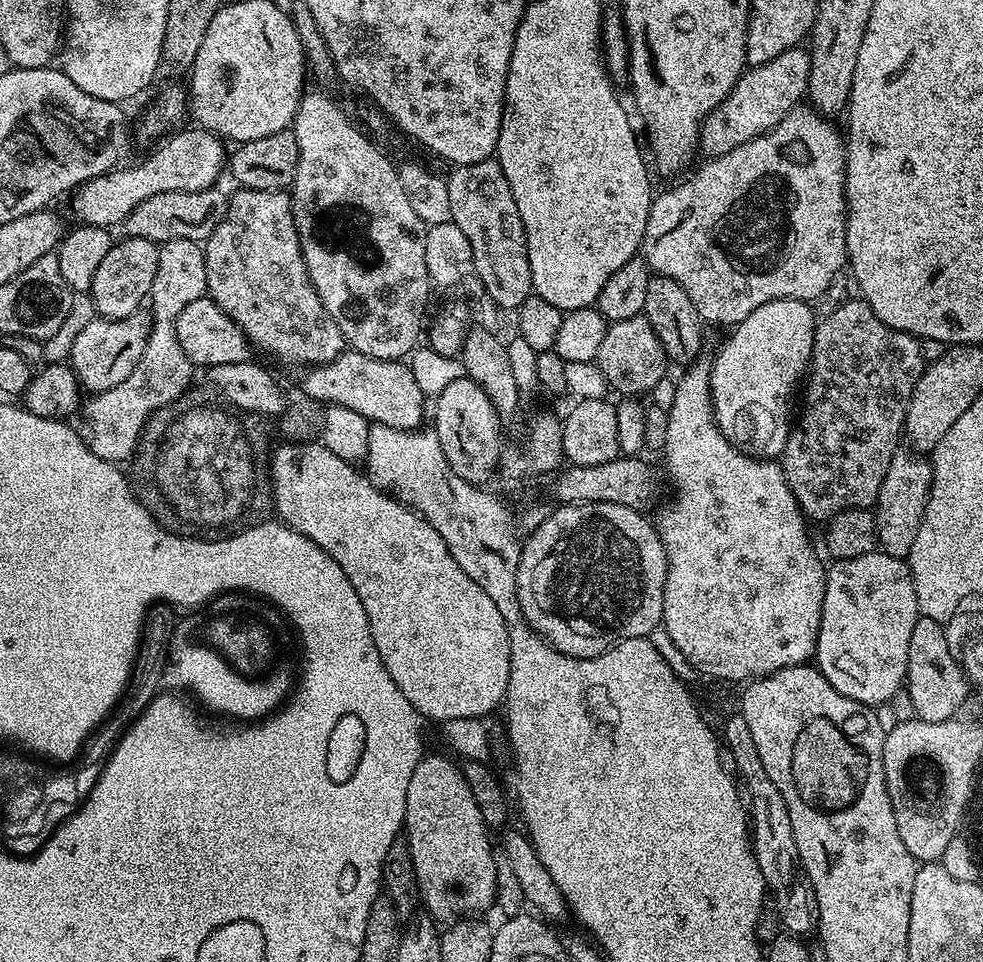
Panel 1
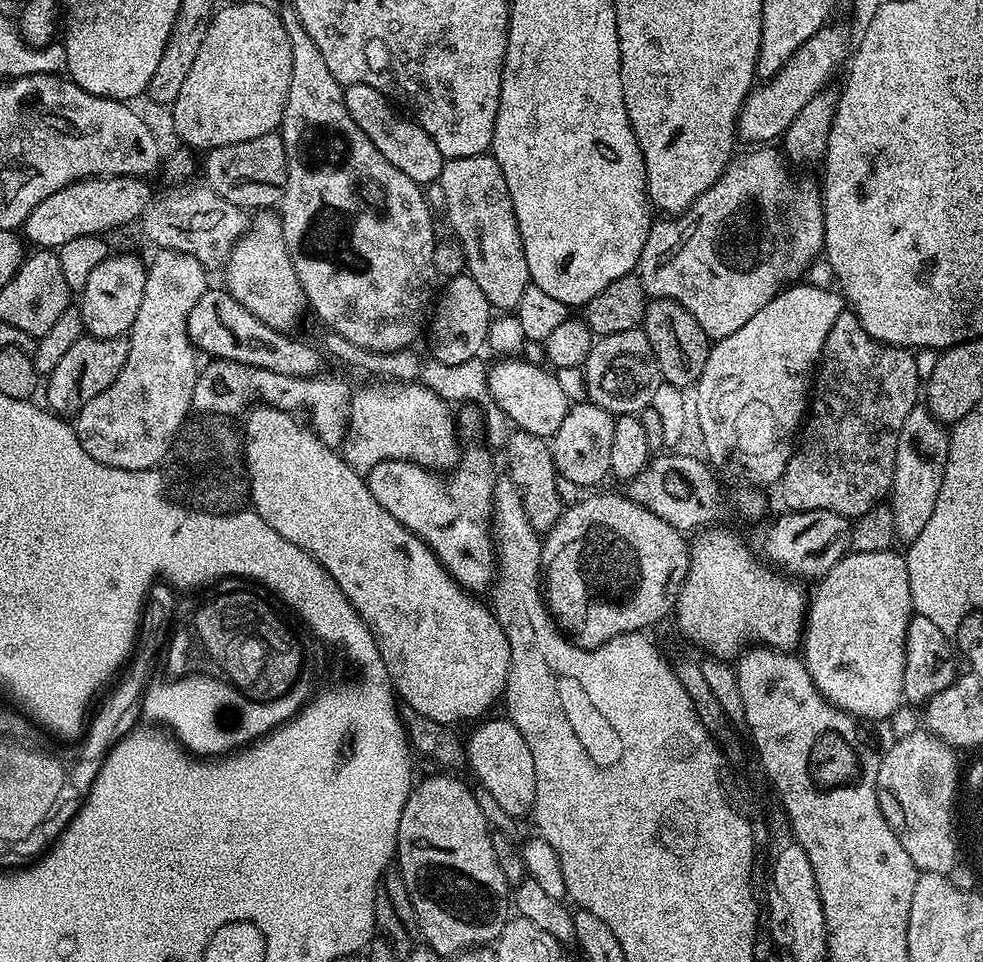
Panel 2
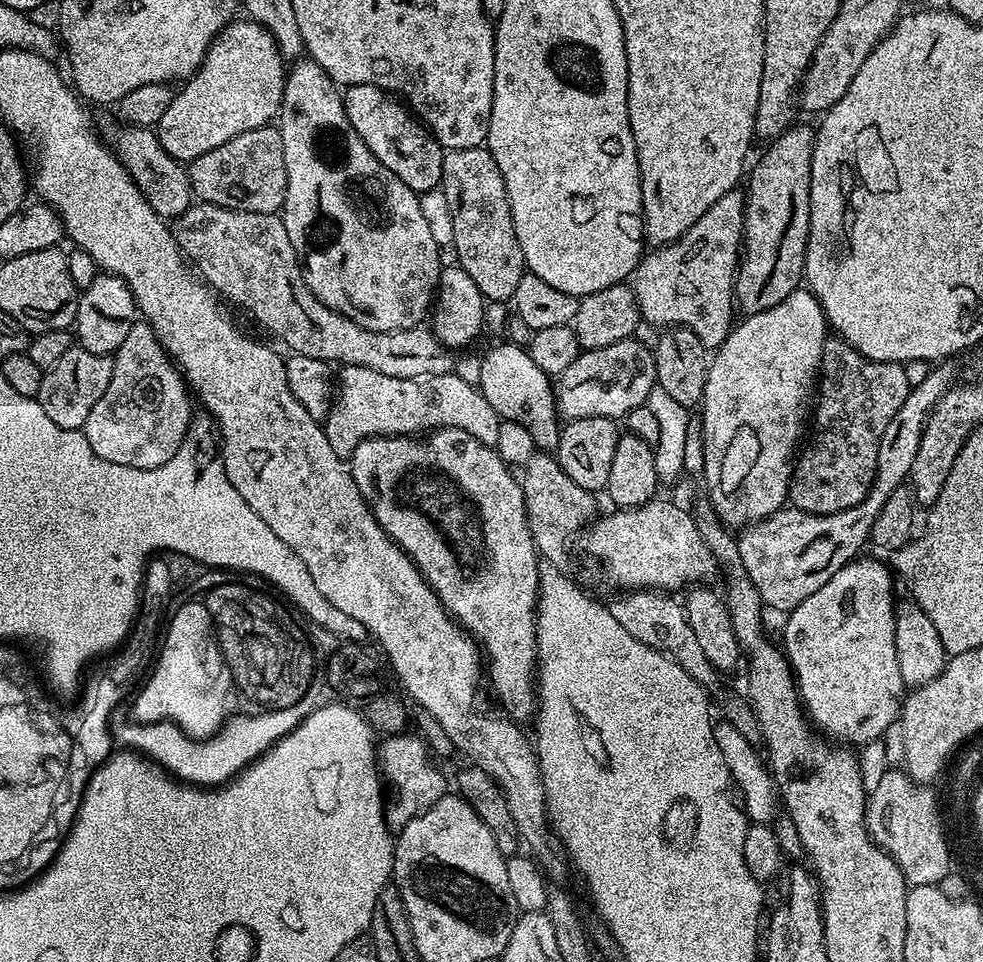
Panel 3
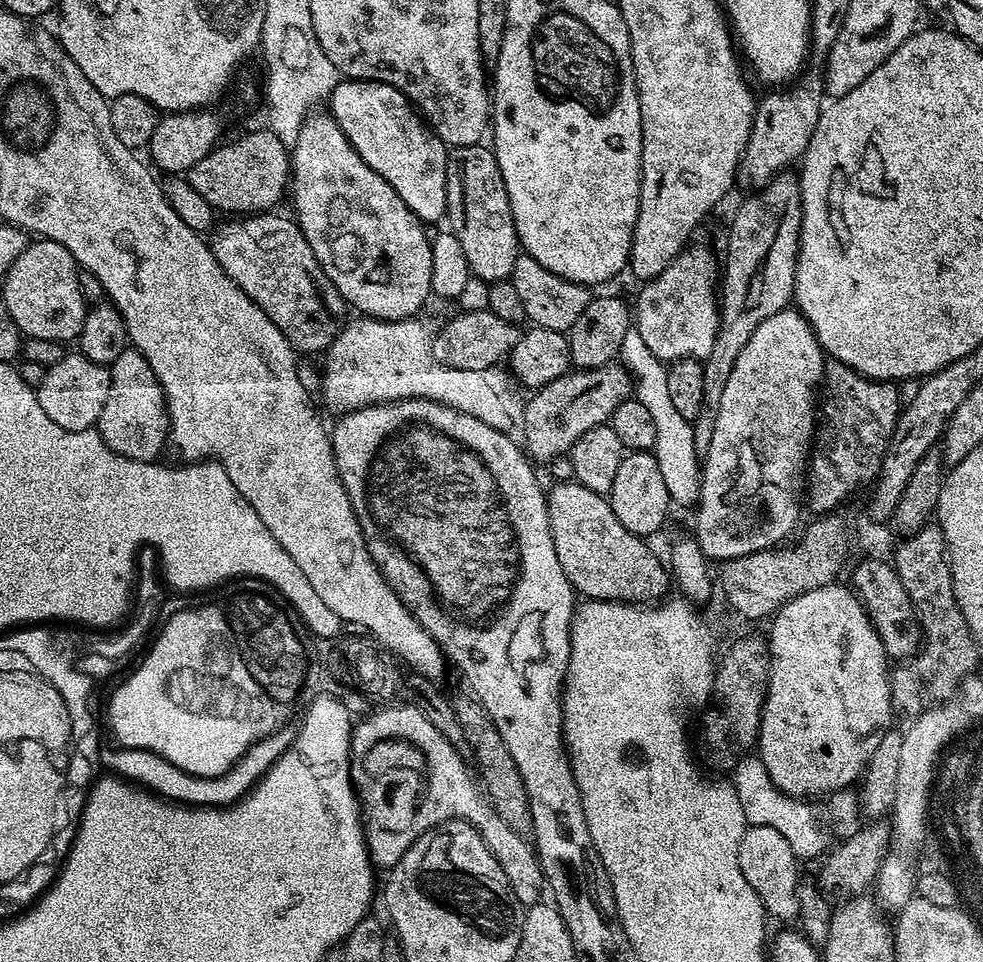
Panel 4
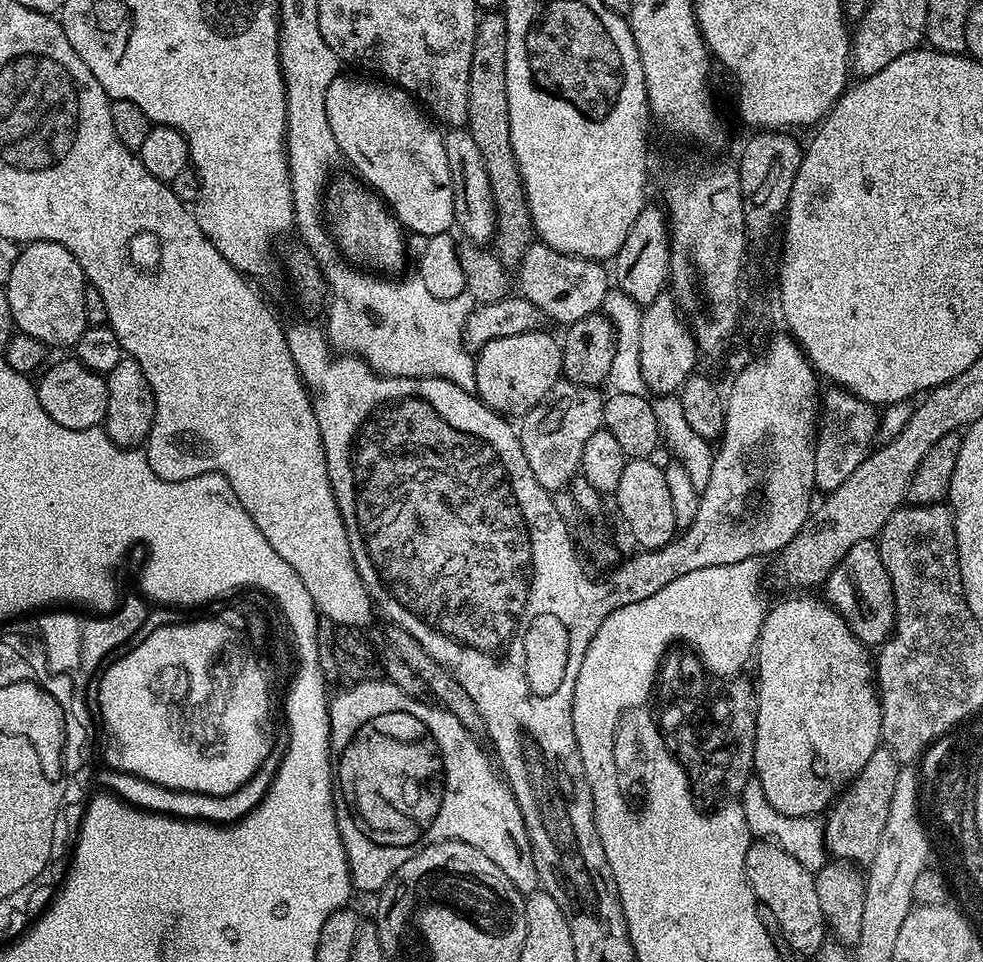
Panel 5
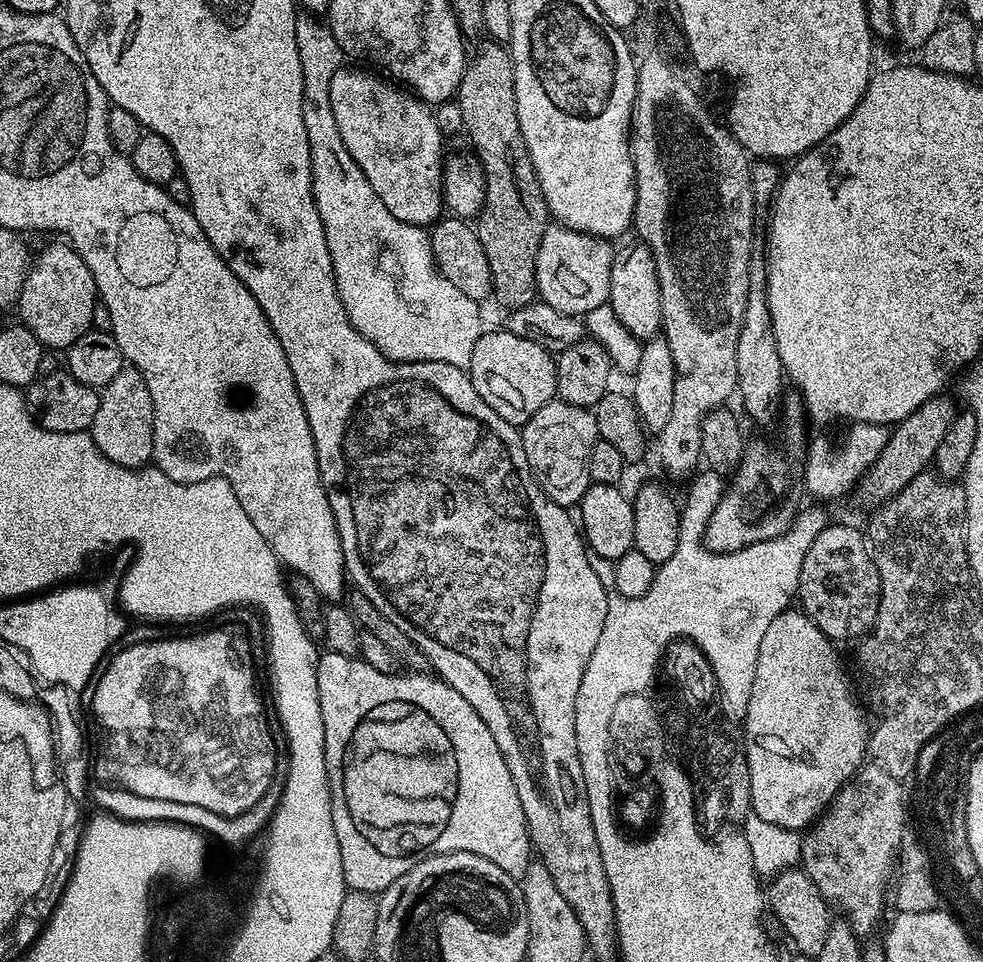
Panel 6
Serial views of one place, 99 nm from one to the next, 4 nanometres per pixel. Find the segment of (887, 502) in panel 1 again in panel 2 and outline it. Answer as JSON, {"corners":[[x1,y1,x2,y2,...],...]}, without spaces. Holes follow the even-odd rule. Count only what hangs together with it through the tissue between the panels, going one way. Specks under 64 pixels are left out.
{"corners":[[924,406,912,408,910,414,906,414,906,422,902,422,890,493,893,522,901,541,904,539,904,542,911,542,918,538,930,513,934,511,938,502,938,490,942,490,942,474,946,474,949,435,949,429]]}

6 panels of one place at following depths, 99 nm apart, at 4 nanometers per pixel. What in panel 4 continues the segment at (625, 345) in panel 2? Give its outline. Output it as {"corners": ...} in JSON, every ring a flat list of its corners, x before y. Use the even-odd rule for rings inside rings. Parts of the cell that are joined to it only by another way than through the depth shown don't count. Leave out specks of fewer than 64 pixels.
{"corners":[[620,362,604,364,600,368,569,370,554,378,546,386,535,389,524,408,523,445,533,461,552,462,556,456,571,452,574,442,599,424,609,423,620,403,634,392,634,381,629,369]]}

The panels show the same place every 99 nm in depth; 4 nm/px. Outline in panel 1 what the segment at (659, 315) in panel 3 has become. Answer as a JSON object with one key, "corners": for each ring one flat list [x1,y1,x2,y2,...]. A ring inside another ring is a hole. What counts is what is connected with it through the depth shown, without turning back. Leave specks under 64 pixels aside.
{"corners":[[797,106,797,107,796,107,796,108,795,108,795,110,794,110,794,111,793,111,793,112,791,112,791,113,790,113,790,114,786,114,786,118,782,118,782,122,778,122,778,126,774,126,774,127,773,127,773,128,771,128,771,129,770,129,770,130,769,130,769,131,768,131,768,133,766,133,766,134,765,134,765,135,764,135,764,136,756,136,756,137,754,137,754,138,753,138,753,139,752,139,752,140,751,140,751,141,750,141,750,142,746,142,746,143,745,143,745,144,743,144,743,145,742,145,742,146,738,146,738,147,737,147,737,148,735,148,735,149,734,149,734,150,730,150,730,154,722,154,722,155,721,155,721,156,714,156,714,157,711,157,711,158,708,158,708,159,705,159,705,160,704,160,704,161,703,161,703,162,704,162,704,163,705,163,705,164,704,164,704,165,702,165,702,166,701,166,701,168,700,168,700,169,698,169,698,170,697,170,697,172,696,172,696,173,694,173,694,172,695,172,695,171,693,171,693,172,692,172,692,173,691,173,691,175,689,175,689,176,688,176,688,177,687,177,687,178,684,178,684,179,688,179,688,178,689,178,689,180,684,180,684,179,681,179,681,180,680,180,680,181,679,181,679,182,676,182,676,183,680,183,680,182,681,182,681,184,676,184,676,185,674,185,674,186,673,186,673,188,672,188,672,189,670,189,670,190,669,190,669,192,664,192,664,193,662,193,662,194,661,194,661,196,660,196,660,193,659,193,659,195,657,195,657,196,656,196,656,197,655,197,655,199,653,199,653,201,652,201,652,205,651,205,651,206,650,206,650,218,649,218,649,219,648,219,648,221,647,221,647,222,646,222,646,234,645,234,645,235,644,235,644,242,643,242,643,245,642,245,642,255,643,255,643,257,644,257,644,260,645,260,645,261,646,261,646,262,647,262,647,264,648,264,648,266,649,266,649,269,651,269,651,271,652,271,652,272,653,272,653,273,655,273,655,275,657,275,657,276,665,276,665,277,666,277,666,278,674,278,674,282,678,282,678,286,682,286,682,290,686,290,686,294,690,294,690,302,694,302,694,306,695,306,695,307,696,307,696,309,697,309,697,310,698,310,698,314,699,314,699,315,700,315,700,319,701,319,701,321,704,321,704,322,707,322,707,323,708,323,708,324,709,324,709,325,711,325,711,324,710,324,710,323,712,323,712,324,728,324,728,325,727,325,727,326,735,326,735,325,737,325,737,324,741,324,741,323,742,323,742,321,744,321,744,319,746,319,746,317,748,317,748,316,749,316,749,315,750,315,750,314,754,314,754,310,758,310,758,306,766,306,766,302,774,302,774,301,775,301,775,300,803,300,803,301,805,301,805,302,816,302,816,299,818,299,818,298,819,298,819,296,820,296,820,295,822,295,822,294,823,294,823,292,824,292,824,291,826,291,826,290,827,290,827,288,828,288,828,287,830,287,830,286,831,286,831,284,832,284,832,279,834,279,834,278,835,278,835,276,836,276,836,275,838,275,838,274,839,274,839,272,840,272,840,271,842,271,842,270,843,270,843,271,845,271,845,268,846,268,846,261,847,261,847,259,848,259,848,247,847,247,847,246,846,246,846,222,847,222,847,221,848,221,848,195,847,195,847,194,846,194,846,193,845,193,845,192,844,192,844,145,845,145,845,143,846,143,846,140,845,140,845,137,844,137,844,136,843,136,843,135,841,135,841,133,840,133,840,136,839,136,839,134,838,134,838,133,836,133,836,128,835,128,835,126,834,126,834,125,832,125,832,124,835,124,835,123,833,123,833,121,832,121,832,120,831,120,831,119,829,119,829,117,827,117,827,116,822,116,822,115,820,115,820,113,819,113,819,112,817,112,817,111,816,111,816,109,815,109,815,108,813,108,813,107,811,107,811,106]]}

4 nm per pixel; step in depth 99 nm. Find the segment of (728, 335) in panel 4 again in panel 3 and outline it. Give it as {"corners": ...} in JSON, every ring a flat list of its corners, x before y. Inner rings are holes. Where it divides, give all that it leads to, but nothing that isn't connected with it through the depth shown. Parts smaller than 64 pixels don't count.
{"corners":[[793,123,781,136,767,145,756,165,751,165,744,197,744,238,736,270,734,304,744,316,762,314,770,306,778,306,782,298,801,287,804,280,804,255,808,249,810,230,810,162,814,158,816,128,813,125]]}

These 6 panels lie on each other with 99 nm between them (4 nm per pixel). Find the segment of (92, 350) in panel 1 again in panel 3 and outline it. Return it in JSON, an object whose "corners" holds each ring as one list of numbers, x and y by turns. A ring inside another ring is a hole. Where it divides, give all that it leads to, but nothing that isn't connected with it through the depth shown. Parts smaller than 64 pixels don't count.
{"corners":[[73,346,51,369,45,371,38,397,42,410,46,410,54,426,83,429,86,418,90,418,90,410,94,410,94,402,106,394,106,386,110,386,111,377,112,356,90,354,90,350]]}

